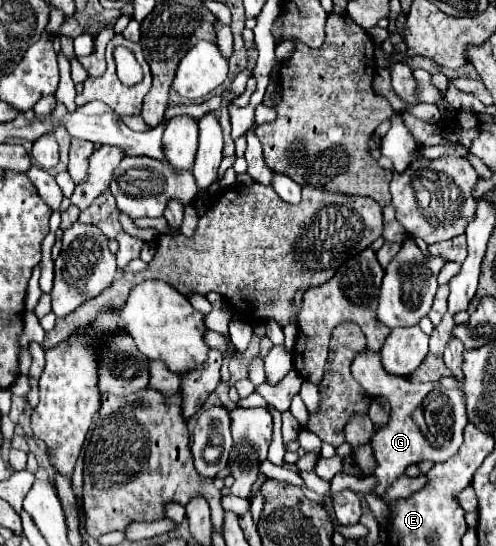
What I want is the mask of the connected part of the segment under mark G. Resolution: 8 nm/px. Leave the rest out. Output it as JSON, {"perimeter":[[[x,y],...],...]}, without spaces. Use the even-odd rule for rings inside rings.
{"perimeter":[[[363,350],[361,354],[355,356],[351,364],[351,374],[365,388],[367,394],[385,396],[391,402],[389,422],[383,428],[379,428],[371,438],[371,446],[377,460],[377,468],[373,472],[373,476],[377,478],[373,492],[377,496],[383,496],[387,488],[405,474],[407,466],[419,464],[423,460],[445,462],[457,454],[463,442],[463,428],[467,426],[467,406],[461,388],[447,390],[439,382],[423,384],[423,382],[411,382],[405,376],[389,376],[381,368],[379,354],[373,354],[369,350]],[[419,406],[423,408],[425,428],[419,428],[417,422],[413,420],[413,412]]]}

